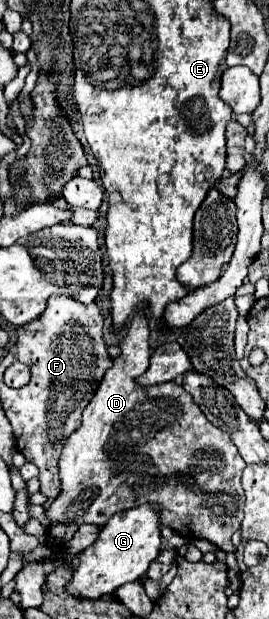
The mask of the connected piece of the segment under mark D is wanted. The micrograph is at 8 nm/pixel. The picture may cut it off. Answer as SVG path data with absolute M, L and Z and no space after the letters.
M137 314L133 320L131 320L131 326L129 326L129 332L125 334L123 342L121 342L121 356L117 356L113 360L113 366L111 370L107 370L107 374L103 376L103 382L99 384L95 396L91 398L91 402L87 404L87 408L83 410L83 424L79 430L75 430L67 444L63 446L63 454L59 458L59 480L61 480L61 494L49 504L47 508L47 518L51 520L51 524L95 524L95 526L103 526L115 512L121 512L121 510L129 510L133 506L141 506L141 504L159 504L161 506L161 520L165 526L169 526L171 530L175 530L179 536L187 538L187 540L209 540L211 544L215 544L219 550L225 550L225 552L235 552L233 544L231 544L231 536L233 532L239 530L241 526L241 520L243 520L243 504L245 504L245 494L243 494L243 488L241 488L241 472L245 468L245 460L239 456L235 444L231 442L231 438L221 432L217 426L213 426L201 412L201 408L191 400L191 394L185 392L181 386L177 384L159 384L159 386L139 386L137 384L137 376L141 376L147 366L149 366L149 324L147 324L147 318L143 314Z

